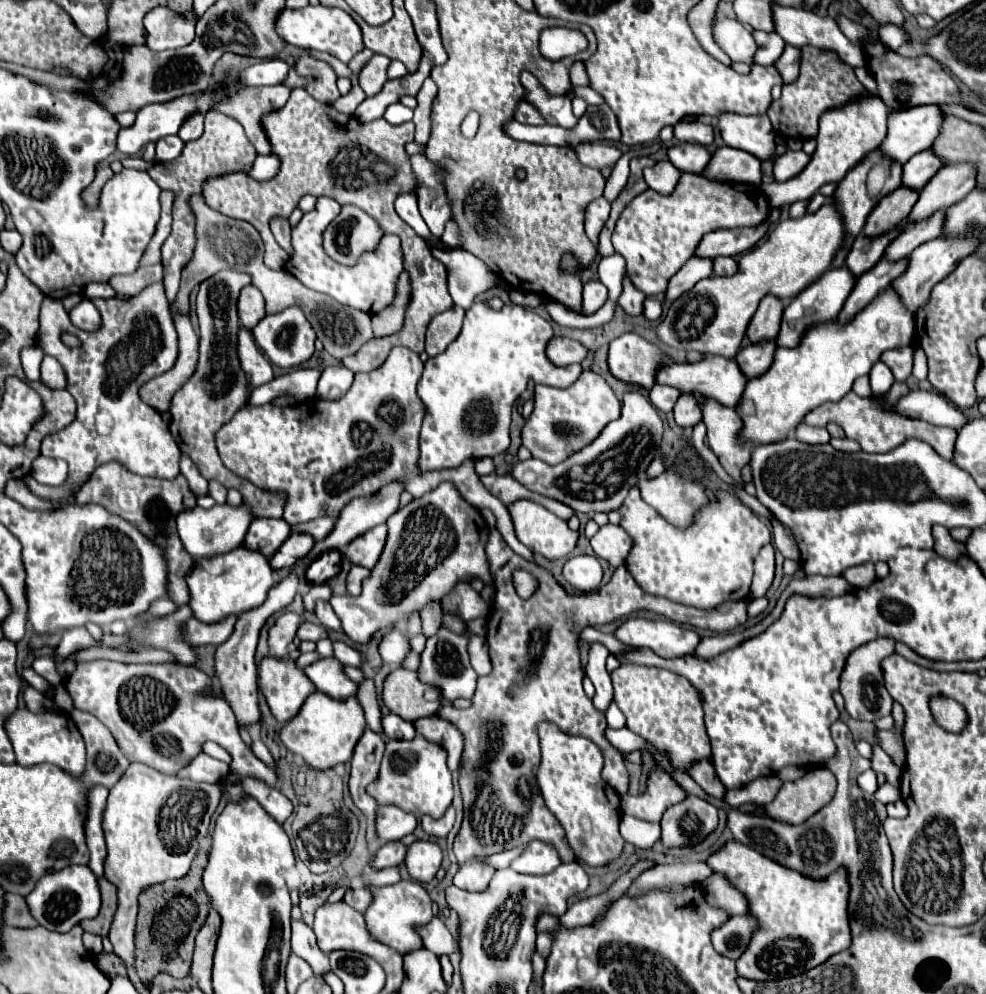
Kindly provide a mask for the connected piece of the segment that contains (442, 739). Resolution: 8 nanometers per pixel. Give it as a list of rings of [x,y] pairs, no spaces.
[[[437,715],[417,719],[417,721],[413,721],[413,727],[415,727],[417,735],[423,735],[427,741],[439,743],[447,751],[449,771],[457,771],[459,759],[463,753],[463,737],[457,731],[457,727],[453,727],[449,721],[437,717]]]

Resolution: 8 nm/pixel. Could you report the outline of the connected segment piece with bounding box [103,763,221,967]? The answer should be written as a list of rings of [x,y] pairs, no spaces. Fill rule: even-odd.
[[[131,763],[125,775],[109,791],[107,807],[103,811],[107,843],[105,879],[117,887],[117,911],[111,923],[109,941],[115,955],[119,955],[129,967],[133,965],[133,931],[139,895],[155,883],[187,875],[219,801],[219,785],[163,775],[143,763]]]

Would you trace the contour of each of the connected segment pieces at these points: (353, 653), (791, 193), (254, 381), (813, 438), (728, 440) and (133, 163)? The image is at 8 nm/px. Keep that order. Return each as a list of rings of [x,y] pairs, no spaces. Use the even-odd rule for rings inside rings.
[[[335,641],[333,643],[333,651],[335,651],[335,657],[343,663],[343,665],[353,665],[353,667],[361,667],[363,665],[363,657],[357,649],[349,647],[347,643],[343,641]]]
[[[869,97],[821,115],[819,133],[815,137],[817,149],[811,155],[807,167],[799,175],[791,177],[789,181],[781,181],[781,183],[773,181],[769,185],[761,185],[769,205],[783,207],[795,201],[807,201],[813,193],[817,193],[821,185],[839,183],[855,165],[859,165],[865,159],[865,155],[869,155],[883,143],[887,135],[887,117],[889,117],[889,109],[879,97]]]
[[[249,329],[239,331],[239,363],[243,367],[243,373],[247,375],[247,389],[253,391],[255,387],[269,383],[273,379],[273,369],[269,359],[259,351],[259,347],[253,341],[253,335]]]
[[[801,423],[797,427],[797,433],[795,437],[801,441],[801,443],[829,443],[829,433],[825,427],[811,427],[807,423]]]
[[[697,395],[703,403],[703,423],[707,425],[707,439],[711,451],[717,455],[723,469],[733,477],[737,487],[745,487],[741,479],[741,467],[751,459],[751,445],[739,445],[737,433],[741,429],[741,419],[731,407],[723,407],[713,399]]]
[[[127,157],[127,159],[123,159],[123,167],[127,167],[127,169],[141,169],[141,171],[149,171],[151,167],[153,167],[153,163],[147,163],[145,159],[141,159],[141,157]]]

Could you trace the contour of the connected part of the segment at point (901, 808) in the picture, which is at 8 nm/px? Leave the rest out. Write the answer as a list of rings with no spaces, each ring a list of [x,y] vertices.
[[[902,799],[896,801],[895,803],[888,804],[886,809],[889,817],[899,819],[905,818],[909,811],[906,803]]]

